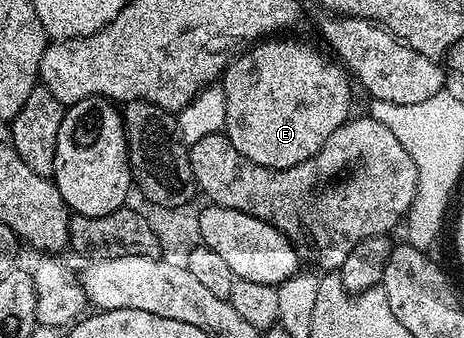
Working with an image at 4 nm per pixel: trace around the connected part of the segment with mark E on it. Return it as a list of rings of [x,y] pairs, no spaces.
[[[267,38],[246,49],[242,55],[237,56],[231,64],[226,68],[220,77],[220,87],[222,93],[226,96],[226,127],[224,135],[232,142],[232,146],[236,146],[236,150],[240,150],[240,154],[244,154],[244,158],[248,158],[252,162],[256,162],[265,168],[291,168],[292,166],[300,166],[300,162],[304,162],[308,158],[312,158],[324,146],[324,142],[328,142],[328,138],[332,138],[332,134],[336,134],[336,130],[340,130],[340,126],[351,119],[350,112],[350,84],[351,77],[348,75],[347,69],[341,63],[333,62],[326,56],[321,56],[314,48],[309,48],[306,44],[301,44],[298,40],[286,40],[290,38]]]

